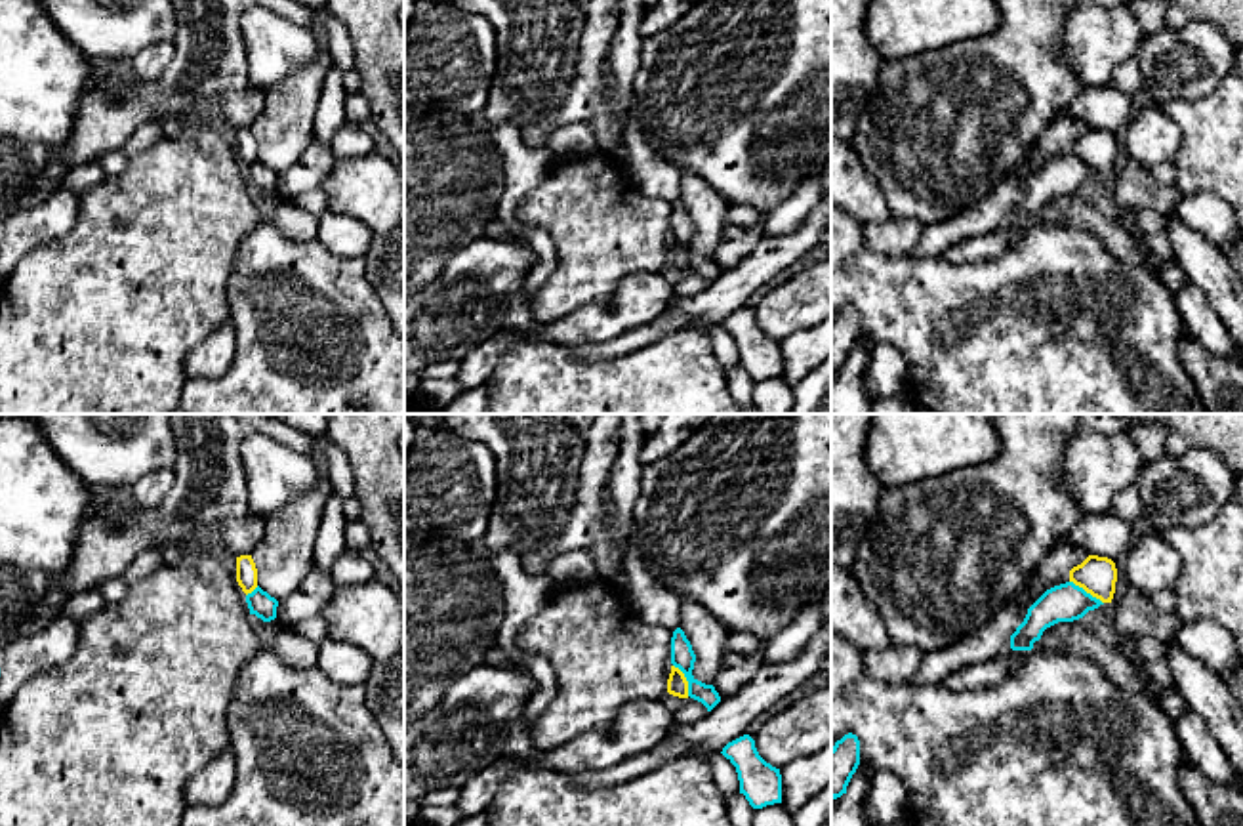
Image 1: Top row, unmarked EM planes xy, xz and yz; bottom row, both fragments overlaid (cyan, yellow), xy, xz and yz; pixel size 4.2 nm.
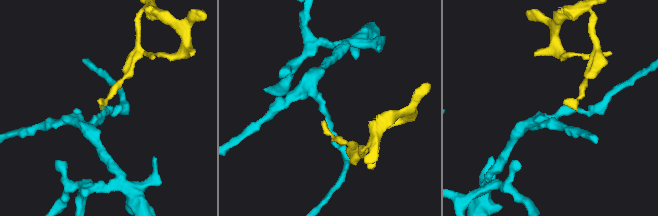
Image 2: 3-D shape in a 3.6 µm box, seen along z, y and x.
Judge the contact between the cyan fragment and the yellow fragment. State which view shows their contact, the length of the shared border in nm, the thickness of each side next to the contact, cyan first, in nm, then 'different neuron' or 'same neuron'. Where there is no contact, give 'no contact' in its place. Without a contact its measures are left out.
yz | 170 nm | 160/160 nm | different neuron

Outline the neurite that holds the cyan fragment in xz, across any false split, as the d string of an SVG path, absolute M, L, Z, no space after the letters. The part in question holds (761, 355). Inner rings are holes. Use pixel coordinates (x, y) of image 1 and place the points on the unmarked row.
M749 307L728 315L721 326L736 340L740 366L745 368L753 382L782 376L780 341L759 328Z

